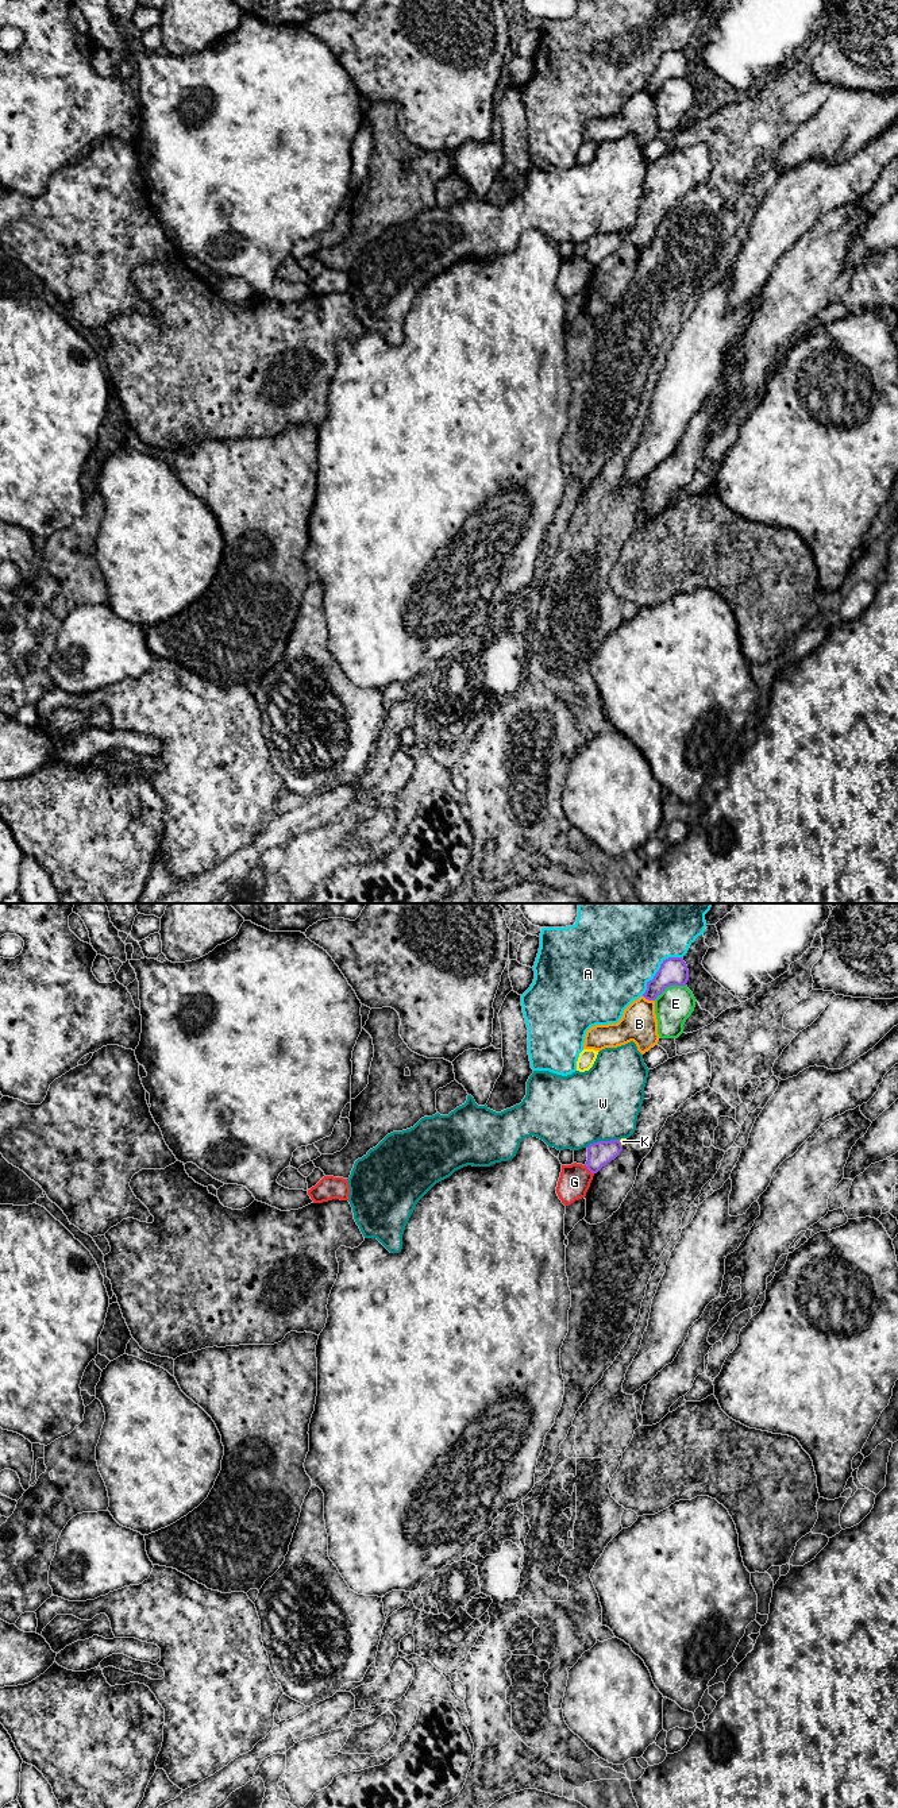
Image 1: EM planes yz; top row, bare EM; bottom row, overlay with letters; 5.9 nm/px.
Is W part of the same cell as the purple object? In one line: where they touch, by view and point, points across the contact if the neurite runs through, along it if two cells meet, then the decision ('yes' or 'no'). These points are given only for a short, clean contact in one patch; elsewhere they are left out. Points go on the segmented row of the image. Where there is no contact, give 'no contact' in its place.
contact yz (602, 1141); no

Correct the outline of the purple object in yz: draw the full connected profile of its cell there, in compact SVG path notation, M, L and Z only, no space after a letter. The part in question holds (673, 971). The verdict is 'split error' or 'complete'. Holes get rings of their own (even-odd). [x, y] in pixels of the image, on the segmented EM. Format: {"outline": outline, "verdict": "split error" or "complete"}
{"outline": "M668 957L663 960L652 980L647 982L643 996L655 1001L668 986L686 986L689 969L682 957Z", "verdict": "complete"}

